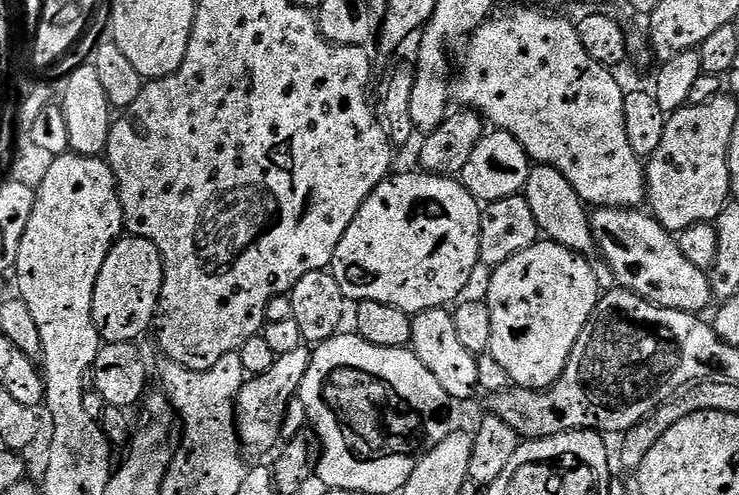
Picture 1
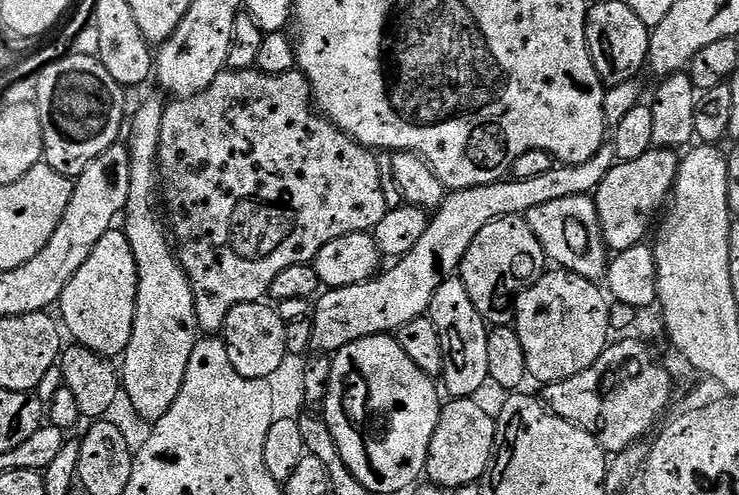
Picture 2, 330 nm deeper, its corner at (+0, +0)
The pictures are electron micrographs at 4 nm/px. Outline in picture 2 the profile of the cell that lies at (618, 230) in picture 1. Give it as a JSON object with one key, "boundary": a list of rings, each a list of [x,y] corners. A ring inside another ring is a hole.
{"boundary":[[[591,195],[574,198],[558,198],[558,202],[546,202],[526,213],[534,238],[542,242],[545,257],[561,269],[576,272],[593,282],[605,279],[610,253],[600,233],[600,219],[596,213],[596,202]]]}

